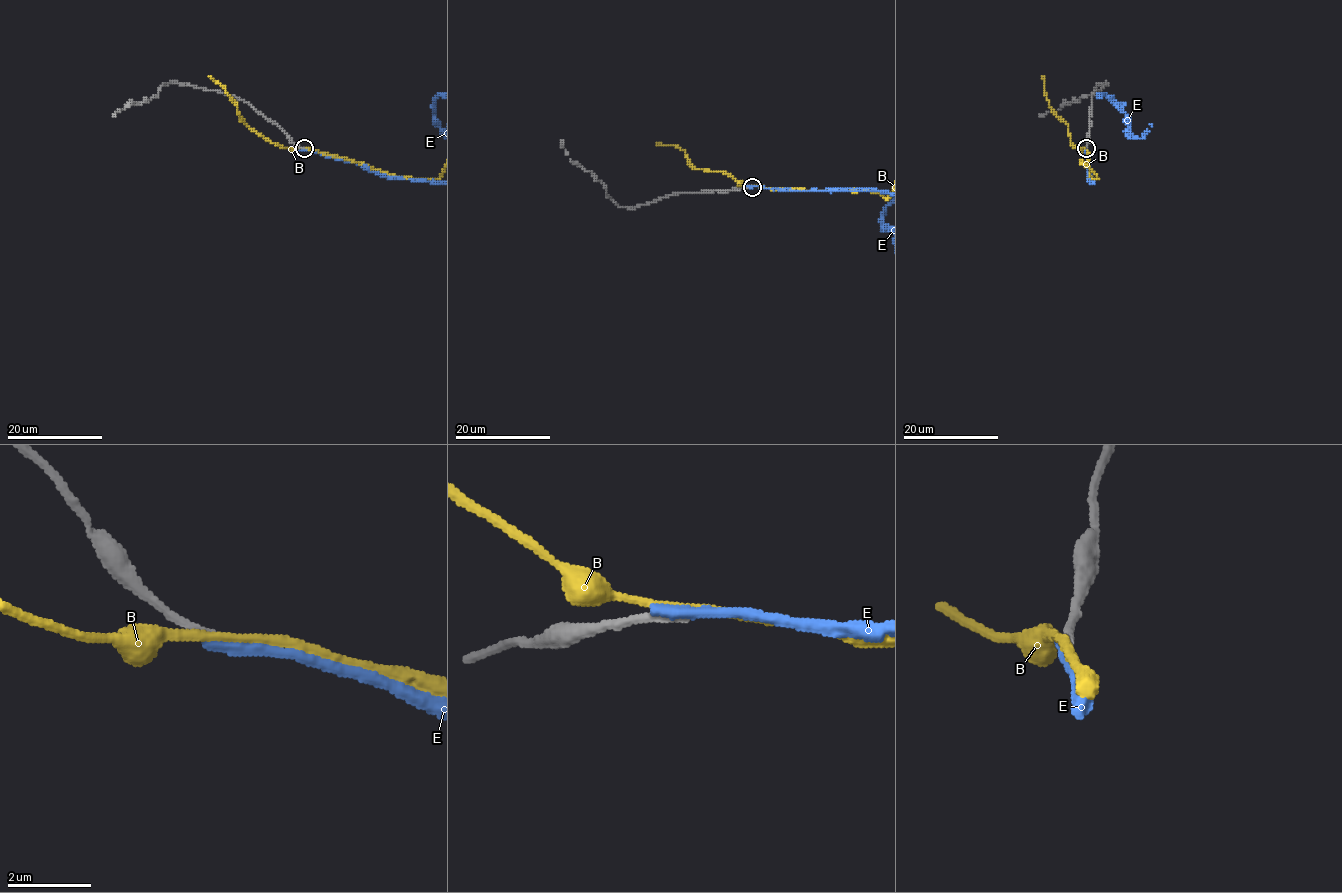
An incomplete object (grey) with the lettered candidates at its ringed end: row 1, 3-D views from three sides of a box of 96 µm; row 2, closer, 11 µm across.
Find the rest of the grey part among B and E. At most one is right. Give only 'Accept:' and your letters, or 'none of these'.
Accept: none of these

